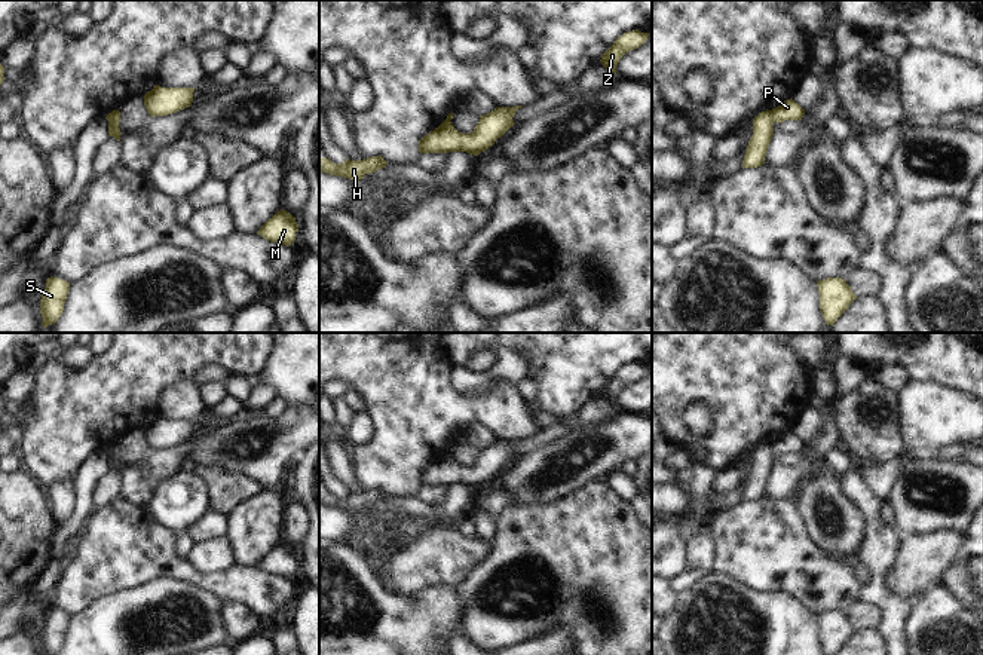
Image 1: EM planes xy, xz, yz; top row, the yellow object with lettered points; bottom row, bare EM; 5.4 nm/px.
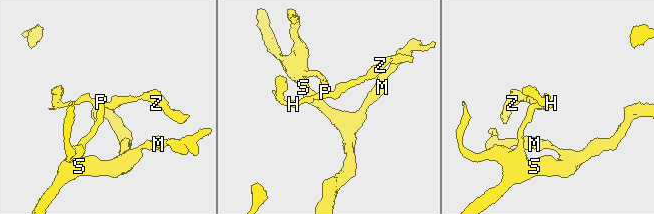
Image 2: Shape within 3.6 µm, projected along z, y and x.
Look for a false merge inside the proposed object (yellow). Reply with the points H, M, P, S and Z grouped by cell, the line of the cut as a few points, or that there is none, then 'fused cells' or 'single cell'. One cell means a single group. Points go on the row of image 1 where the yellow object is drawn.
H P Z / M S | yz (769, 110), (772, 122) | fused cells

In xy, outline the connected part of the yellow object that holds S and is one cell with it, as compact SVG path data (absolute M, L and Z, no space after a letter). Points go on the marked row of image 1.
M48 278L40 300L42 325L46 328L56 322L64 310L64 303L70 290L70 282L59 278Z

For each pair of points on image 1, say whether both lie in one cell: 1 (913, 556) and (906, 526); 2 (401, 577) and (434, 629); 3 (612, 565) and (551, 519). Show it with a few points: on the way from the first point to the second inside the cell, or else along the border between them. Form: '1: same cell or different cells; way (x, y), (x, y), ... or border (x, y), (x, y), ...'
1: different cells; border (943, 529), (902, 536)
2: different cells; border (379, 579), (386, 590), (400, 594), (446, 584)
3: same cell; way (597, 565), (566, 533)

